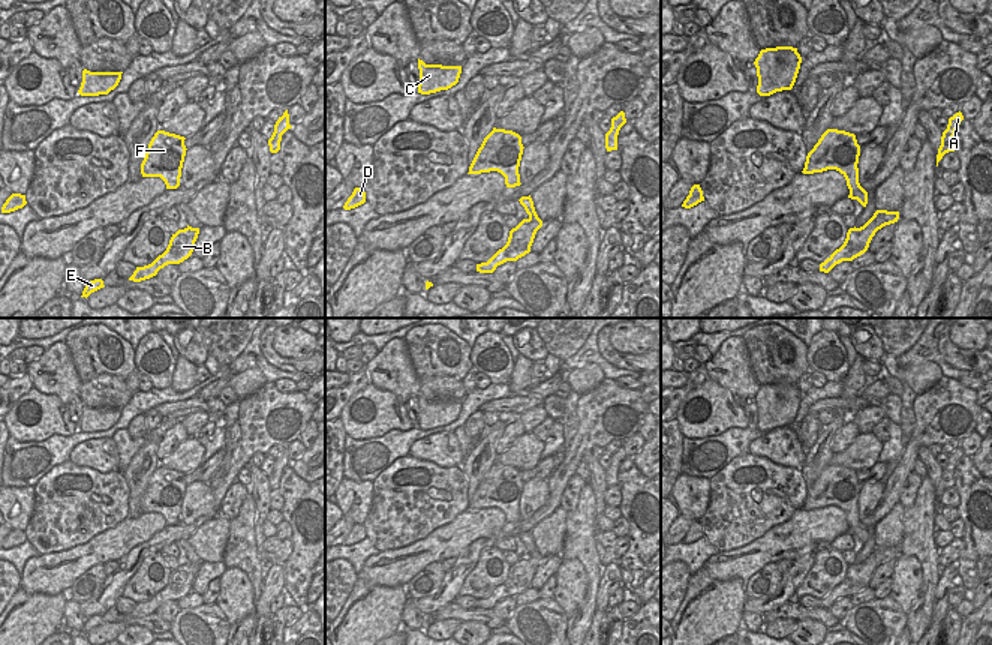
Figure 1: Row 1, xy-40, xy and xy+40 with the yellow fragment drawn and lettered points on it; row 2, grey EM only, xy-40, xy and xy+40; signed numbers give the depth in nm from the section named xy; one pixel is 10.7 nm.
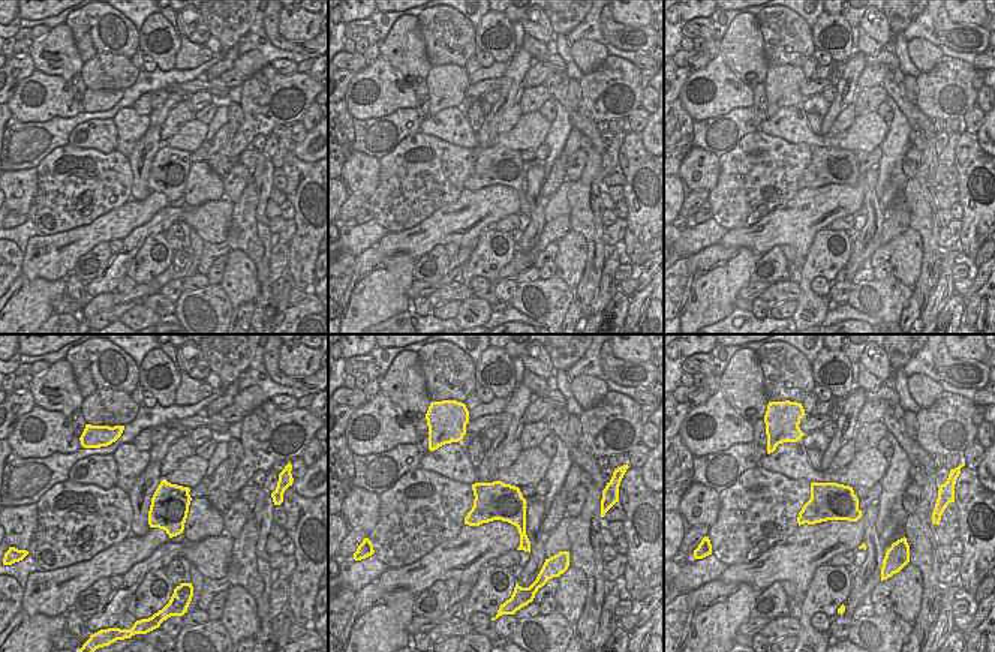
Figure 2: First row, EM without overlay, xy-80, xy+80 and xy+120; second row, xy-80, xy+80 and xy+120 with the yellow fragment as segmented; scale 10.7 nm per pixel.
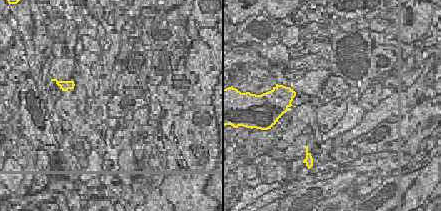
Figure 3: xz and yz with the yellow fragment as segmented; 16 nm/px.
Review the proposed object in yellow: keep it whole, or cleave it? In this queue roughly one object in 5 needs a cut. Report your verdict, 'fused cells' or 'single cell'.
fused cells

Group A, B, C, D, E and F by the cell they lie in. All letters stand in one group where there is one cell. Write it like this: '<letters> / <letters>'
A B E / C D F

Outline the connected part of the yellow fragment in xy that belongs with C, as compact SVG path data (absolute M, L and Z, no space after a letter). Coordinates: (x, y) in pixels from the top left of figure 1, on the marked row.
M418 58L420 84L418 93L430 94L448 90L459 82L462 66L426 64Z

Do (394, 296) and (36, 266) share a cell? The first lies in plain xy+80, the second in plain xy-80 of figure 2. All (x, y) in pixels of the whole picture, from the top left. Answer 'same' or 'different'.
different

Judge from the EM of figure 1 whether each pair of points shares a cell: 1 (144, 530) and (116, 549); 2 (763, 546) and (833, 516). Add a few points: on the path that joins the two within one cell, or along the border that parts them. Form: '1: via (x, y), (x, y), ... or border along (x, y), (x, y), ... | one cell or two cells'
1: via (137, 530), (123, 542) | one cell
2: via (781, 542), (791, 540), (806, 528), (815, 527) | one cell

